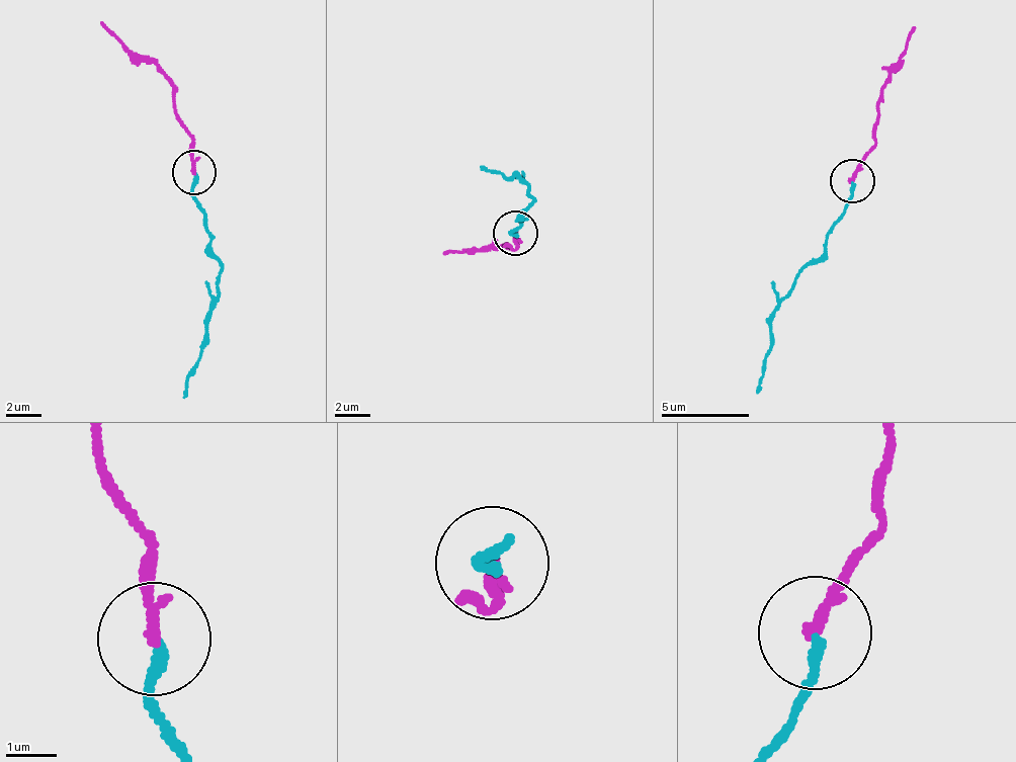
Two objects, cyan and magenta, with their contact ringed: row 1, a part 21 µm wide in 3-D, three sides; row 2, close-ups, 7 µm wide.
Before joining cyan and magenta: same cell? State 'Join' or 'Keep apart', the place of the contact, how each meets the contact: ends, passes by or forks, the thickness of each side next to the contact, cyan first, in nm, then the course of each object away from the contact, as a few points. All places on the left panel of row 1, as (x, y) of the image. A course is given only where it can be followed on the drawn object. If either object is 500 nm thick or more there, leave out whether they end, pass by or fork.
Join. Place: (193, 172). At the ring cyan ends. At the ring magenta ends. Thickness 200 nm (cyan) against 220 nm. Course of cyan: (197, 171), (192, 197), (222, 269), (218, 303), (207, 312), (206, 347), (181, 398). Course of magenta: (192, 171), (189, 129), (175, 93), (102, 23)

